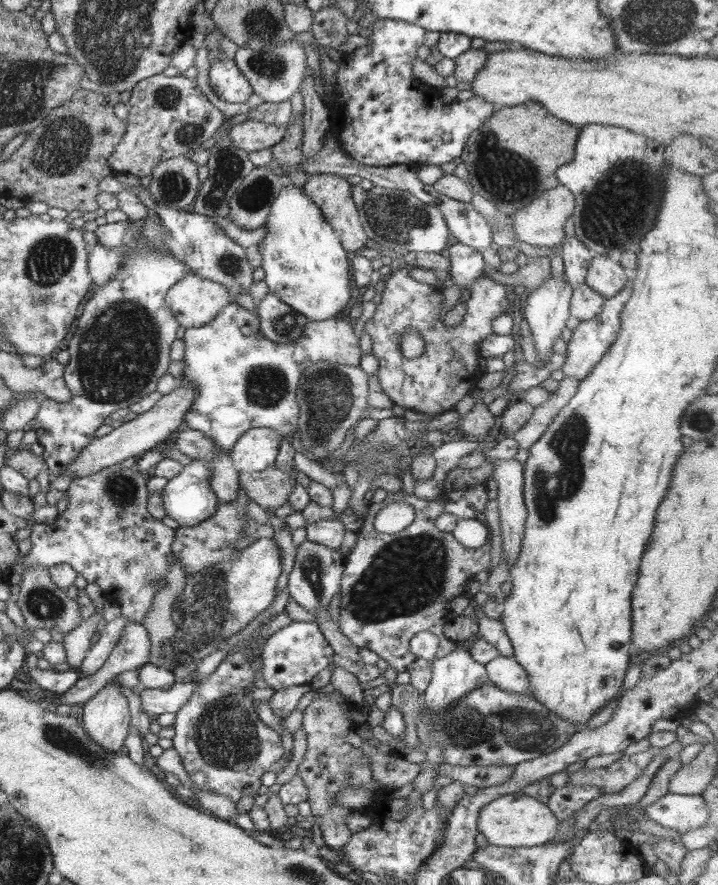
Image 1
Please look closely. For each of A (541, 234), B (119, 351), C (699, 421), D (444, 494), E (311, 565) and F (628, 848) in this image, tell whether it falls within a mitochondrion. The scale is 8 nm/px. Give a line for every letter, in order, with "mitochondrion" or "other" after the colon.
A: other
B: mitochondrion
C: mitochondrion
D: other
E: mitochondrion
F: other

